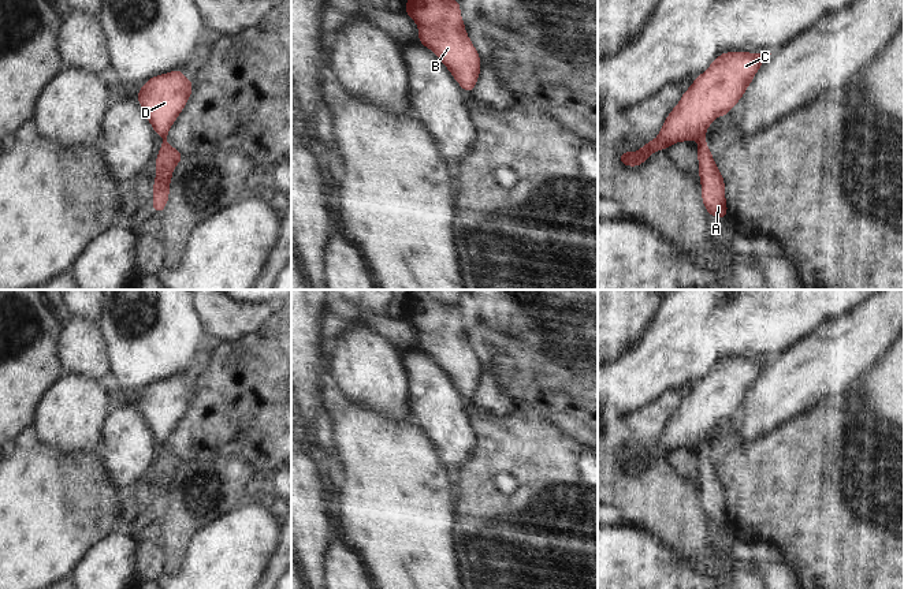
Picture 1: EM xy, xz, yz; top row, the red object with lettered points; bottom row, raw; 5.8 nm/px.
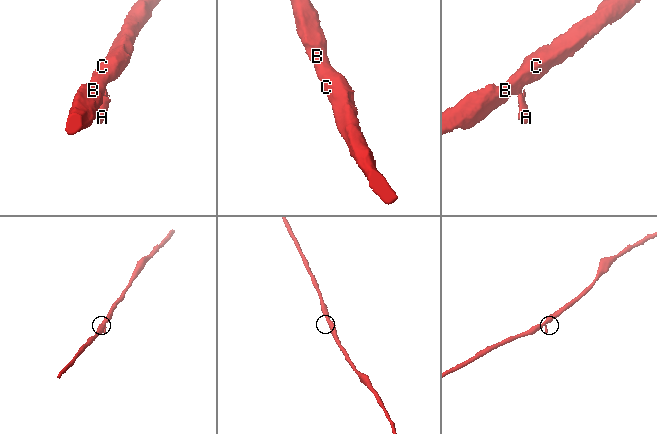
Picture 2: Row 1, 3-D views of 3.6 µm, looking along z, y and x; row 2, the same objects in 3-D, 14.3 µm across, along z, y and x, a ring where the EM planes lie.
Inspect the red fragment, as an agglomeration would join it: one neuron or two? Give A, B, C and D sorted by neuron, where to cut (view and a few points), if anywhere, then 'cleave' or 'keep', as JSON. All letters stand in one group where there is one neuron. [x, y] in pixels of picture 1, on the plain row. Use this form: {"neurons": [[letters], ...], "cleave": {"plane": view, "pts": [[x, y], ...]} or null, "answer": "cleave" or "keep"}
{"neurons": [["A"], ["B", "C", "D"]], "cleave": {"plane": "xy", "pts": [[167, 437], [163, 443]]}, "answer": "cleave"}

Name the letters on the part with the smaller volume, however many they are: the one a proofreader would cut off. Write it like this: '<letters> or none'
A

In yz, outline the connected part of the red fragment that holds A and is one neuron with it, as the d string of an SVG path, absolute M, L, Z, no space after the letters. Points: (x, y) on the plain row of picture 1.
M702 439L697 454L699 485L702 492L702 508L713 523L723 525L728 521L725 504L725 485L721 481L711 455L706 451L707 440Z

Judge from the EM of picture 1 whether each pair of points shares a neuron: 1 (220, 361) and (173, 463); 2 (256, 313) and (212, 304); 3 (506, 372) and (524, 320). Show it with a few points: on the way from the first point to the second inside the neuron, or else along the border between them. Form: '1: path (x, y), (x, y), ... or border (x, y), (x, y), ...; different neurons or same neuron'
1: path (220, 387), (220, 410), (193, 437); same neuron
2: path (245, 313), (223, 313); same neuron
3: border (546, 312), (535, 325), (517, 332), (509, 332); different neurons

